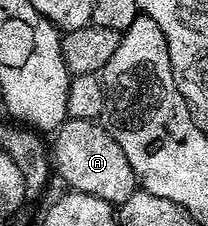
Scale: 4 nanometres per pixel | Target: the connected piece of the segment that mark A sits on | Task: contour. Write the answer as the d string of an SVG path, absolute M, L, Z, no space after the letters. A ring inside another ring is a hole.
M68 118L59 125L54 136L55 144L53 140L49 148L53 172L67 183L68 189L93 194L113 206L122 206L135 193L137 181L133 166L129 166L125 150L117 146L102 123Z

